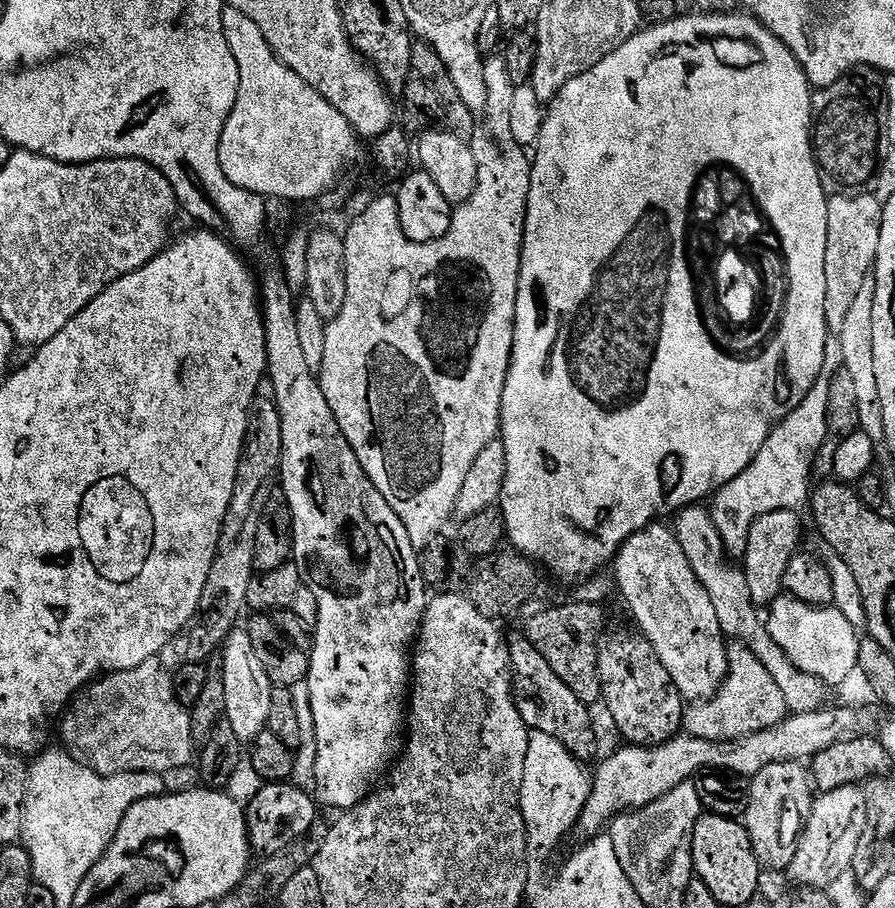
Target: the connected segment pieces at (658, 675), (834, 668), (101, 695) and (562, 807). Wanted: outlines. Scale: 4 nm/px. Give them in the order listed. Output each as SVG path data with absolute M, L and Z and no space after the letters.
M620 632L617 636L606 639L599 645L597 654L597 674L600 680L600 695L602 704L608 707L614 723L620 727L627 743L642 748L654 748L657 744L664 744L673 739L681 731L681 723L685 709L679 692L672 686L671 678L662 668L659 658L655 656L650 642L640 634Z
M781 594L767 609L766 623L770 638L798 671L813 675L827 686L840 684L857 671L861 637L836 607L807 604L796 596Z
M147 660L142 662L142 666L134 666L134 670L122 670L121 672L109 672L107 676L91 683L87 688L76 693L71 704L67 705L63 713L64 721L60 724L60 736L64 739L63 747L77 760L85 763L88 767L93 768L99 776L113 776L123 772L158 772L169 774L175 768L184 768L188 763L193 763L194 748L192 752L192 715L193 713L187 708L183 708L177 700L172 698L172 682L169 673L161 666L160 662Z
M531 729L526 756L517 781L517 809L525 832L524 848L530 852L550 852L560 842L558 832L574 828L591 792L591 777L558 740Z

